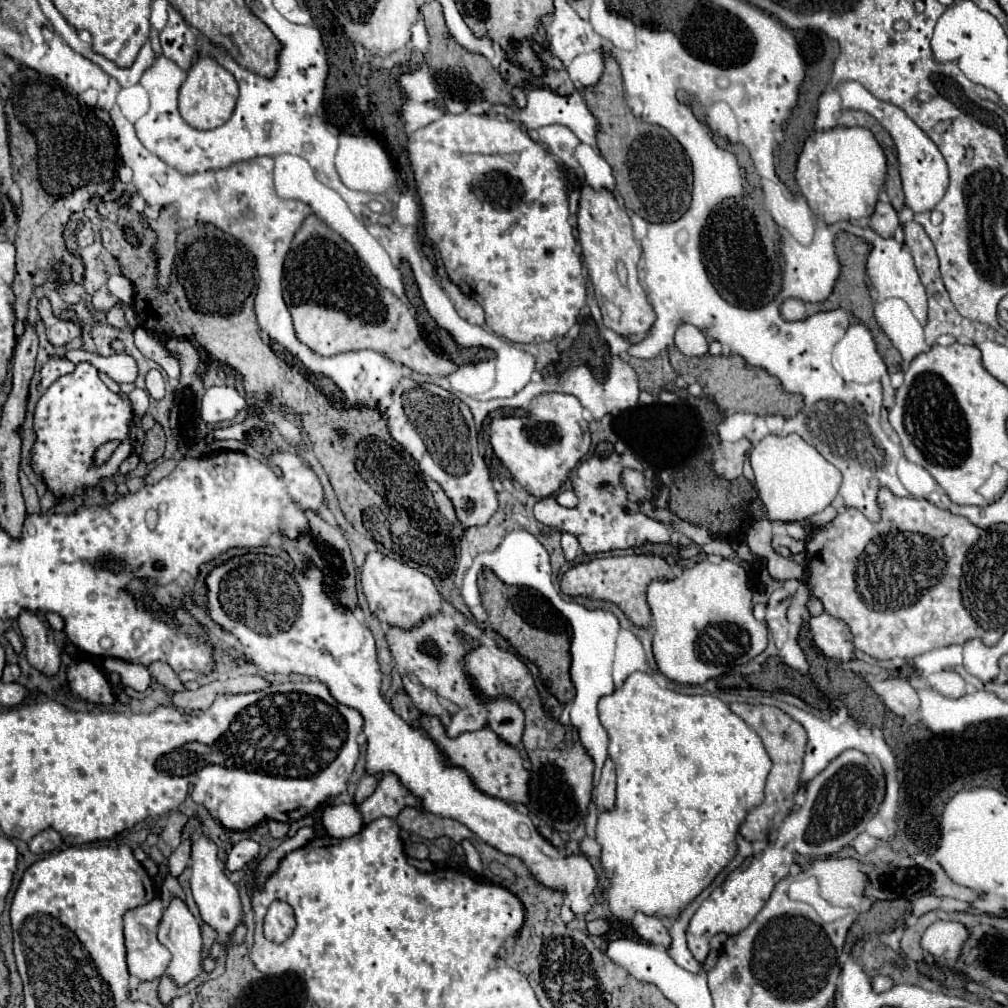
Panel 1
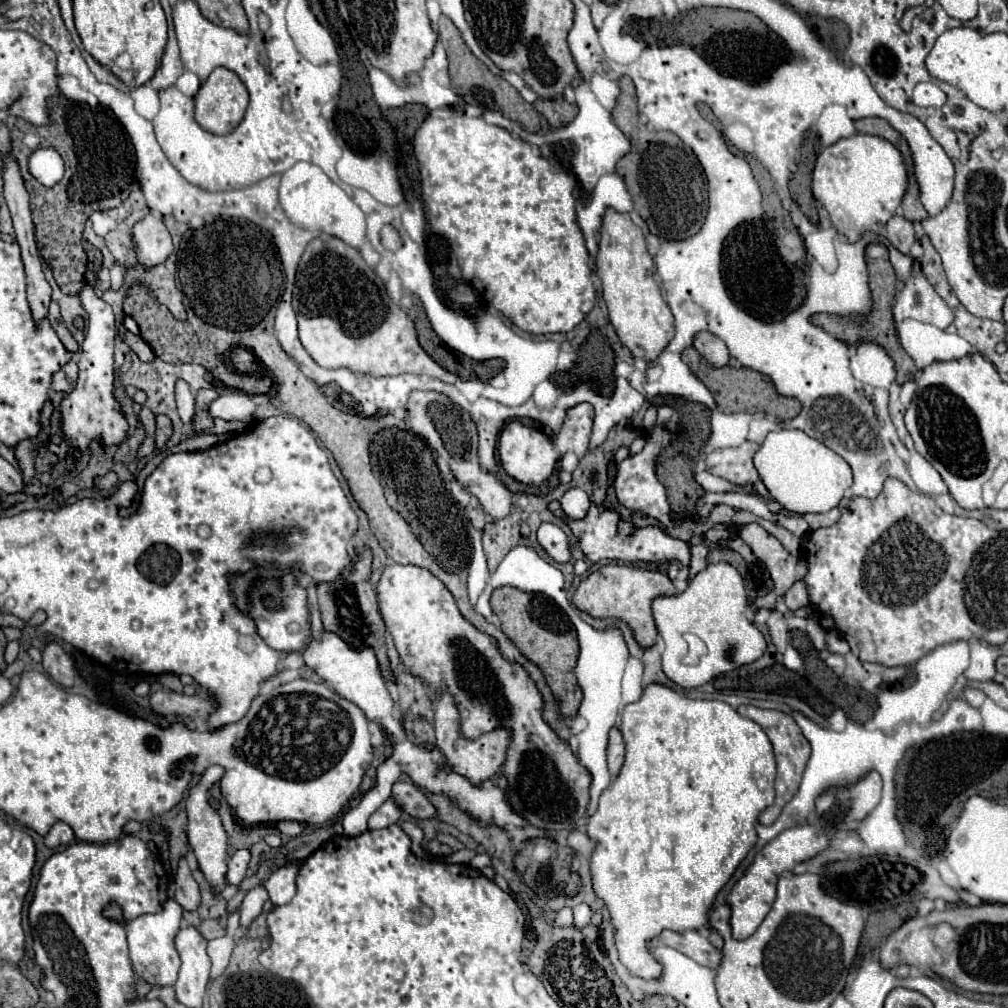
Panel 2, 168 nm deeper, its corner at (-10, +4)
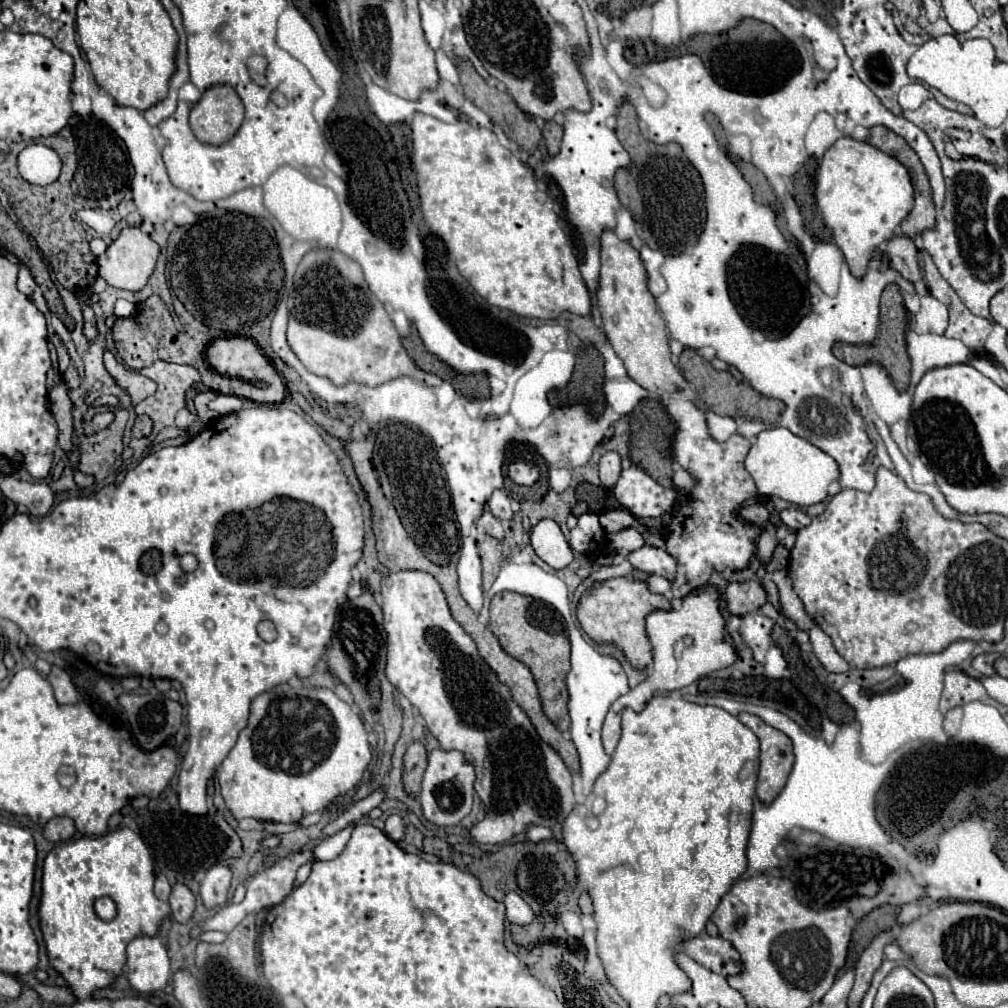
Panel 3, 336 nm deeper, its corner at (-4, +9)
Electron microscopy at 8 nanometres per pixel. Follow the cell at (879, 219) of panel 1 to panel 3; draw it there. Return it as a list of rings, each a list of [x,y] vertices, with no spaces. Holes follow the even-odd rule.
[[[904,234],[894,236],[890,242],[886,242],[884,248],[888,252],[890,266],[894,270],[898,270],[902,274],[902,278],[906,278],[912,284],[922,280],[922,272],[920,272],[920,264],[918,264],[918,250],[910,238],[906,238]]]

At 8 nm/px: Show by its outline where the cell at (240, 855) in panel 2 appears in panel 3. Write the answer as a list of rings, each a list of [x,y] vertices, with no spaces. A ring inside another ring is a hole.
[[[218,864],[206,872],[204,882],[200,884],[200,896],[208,910],[226,906],[230,880],[232,880],[232,872],[230,872],[230,868],[226,868],[222,864]]]

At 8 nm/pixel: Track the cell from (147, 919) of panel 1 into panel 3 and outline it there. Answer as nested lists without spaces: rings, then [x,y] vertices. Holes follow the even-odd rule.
[[[164,920],[160,936],[136,938],[126,948],[126,978],[132,990],[140,994],[152,994],[164,990],[170,982],[170,960],[162,944],[170,922]]]

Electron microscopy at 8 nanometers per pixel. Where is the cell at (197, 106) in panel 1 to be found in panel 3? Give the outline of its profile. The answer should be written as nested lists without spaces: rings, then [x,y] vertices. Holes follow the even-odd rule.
[[[212,86],[190,112],[190,128],[194,136],[212,146],[228,142],[244,120],[244,106],[234,88]]]

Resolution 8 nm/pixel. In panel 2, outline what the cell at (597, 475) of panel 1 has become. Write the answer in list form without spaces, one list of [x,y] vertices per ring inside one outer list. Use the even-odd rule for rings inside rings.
[[[550,501],[548,503],[548,511],[552,511],[556,517],[564,519],[574,537],[580,541],[580,547],[586,555],[586,559],[590,561],[602,561],[602,559],[622,559],[622,561],[646,561],[646,563],[664,563],[664,561],[680,561],[684,565],[690,563],[690,543],[670,537],[668,533],[664,533],[660,527],[650,525],[650,527],[636,527],[632,521],[622,519],[616,511],[606,509],[602,505],[592,503],[590,511],[584,519],[572,519],[562,511],[560,501]]]

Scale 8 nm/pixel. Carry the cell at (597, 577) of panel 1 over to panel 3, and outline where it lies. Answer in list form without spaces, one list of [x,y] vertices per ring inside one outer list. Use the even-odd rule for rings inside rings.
[[[612,578],[602,584],[596,584],[590,592],[582,596],[578,606],[578,622],[592,642],[618,646],[624,652],[626,660],[632,664],[632,668],[644,670],[652,662],[650,640],[646,636],[646,616],[654,610],[670,610],[670,608],[672,608],[670,600],[660,594],[652,594],[644,582],[640,580],[630,582],[628,578]]]

